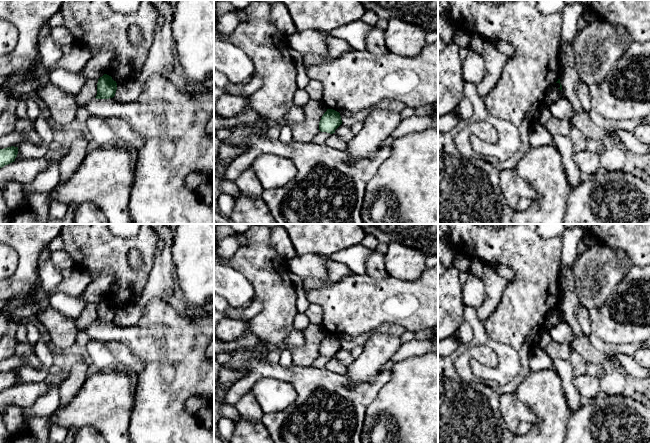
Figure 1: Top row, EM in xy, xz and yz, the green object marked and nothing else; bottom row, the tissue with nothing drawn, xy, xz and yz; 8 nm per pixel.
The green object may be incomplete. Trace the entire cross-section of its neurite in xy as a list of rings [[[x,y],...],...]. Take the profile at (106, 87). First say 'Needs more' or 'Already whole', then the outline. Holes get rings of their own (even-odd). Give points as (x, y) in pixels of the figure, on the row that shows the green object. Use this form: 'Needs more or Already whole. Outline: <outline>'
Already whole. Outline: [[[104,74],[98,79],[96,99],[109,99],[115,96],[117,83],[111,76]]]

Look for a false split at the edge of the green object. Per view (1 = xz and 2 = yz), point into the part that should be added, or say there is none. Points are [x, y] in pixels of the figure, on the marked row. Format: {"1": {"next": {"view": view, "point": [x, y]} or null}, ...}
{"1": {"next": null}, "2": {"next": null}}

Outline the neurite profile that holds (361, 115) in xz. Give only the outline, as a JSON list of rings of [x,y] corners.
[[[383,100],[381,103],[374,105],[373,107],[363,109],[354,113],[347,111],[340,112],[342,124],[352,125],[354,122],[364,122],[364,120],[370,115],[373,110],[390,110],[395,113],[400,113],[406,106],[404,103],[392,100]]]

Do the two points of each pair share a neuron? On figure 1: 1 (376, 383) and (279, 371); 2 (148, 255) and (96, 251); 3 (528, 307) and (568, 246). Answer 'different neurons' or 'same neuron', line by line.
1: same neuron
2: same neuron
3: different neurons

